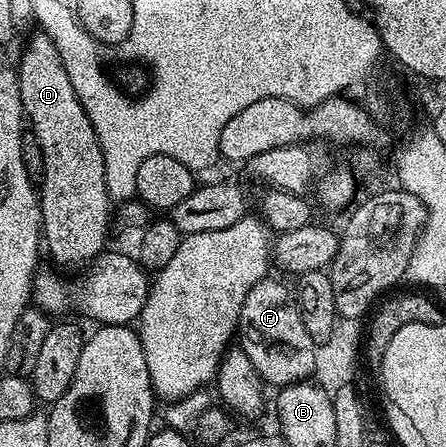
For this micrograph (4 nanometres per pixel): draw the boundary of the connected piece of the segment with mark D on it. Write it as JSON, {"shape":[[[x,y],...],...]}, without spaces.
{"shape":[[[35,32],[28,40],[19,66],[17,62],[17,77],[30,133],[35,134],[37,144],[41,144],[43,190],[41,186],[39,220],[46,253],[47,250],[51,253],[56,267],[86,267],[108,245],[111,214],[113,218],[113,200],[107,195],[105,160],[97,132],[93,132],[93,124],[89,124],[89,116],[85,108],[81,108],[77,92],[73,92],[73,84],[49,36]]]}

